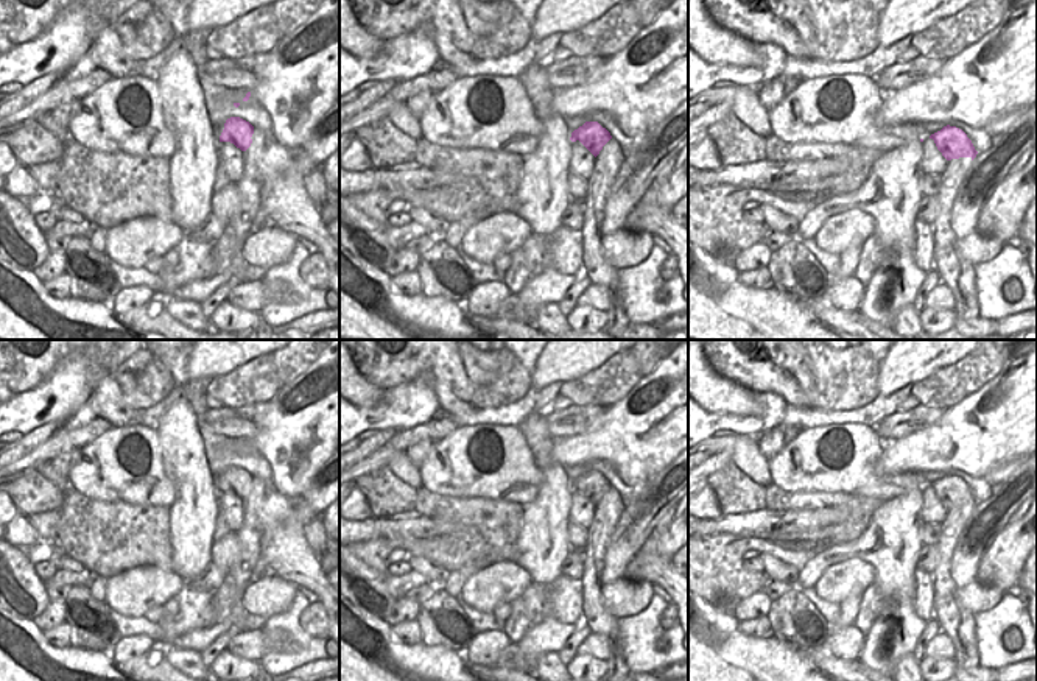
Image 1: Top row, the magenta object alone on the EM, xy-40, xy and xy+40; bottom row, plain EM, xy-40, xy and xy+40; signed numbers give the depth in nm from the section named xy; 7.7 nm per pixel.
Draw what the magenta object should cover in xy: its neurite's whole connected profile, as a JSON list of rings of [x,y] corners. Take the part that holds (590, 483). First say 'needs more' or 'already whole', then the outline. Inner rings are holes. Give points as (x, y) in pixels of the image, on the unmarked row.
already whole; [[[585,471],[570,486],[571,491],[579,489],[595,506],[610,488],[610,482],[598,471]]]

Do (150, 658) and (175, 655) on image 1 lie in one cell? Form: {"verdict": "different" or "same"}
{"verdict": "different"}

